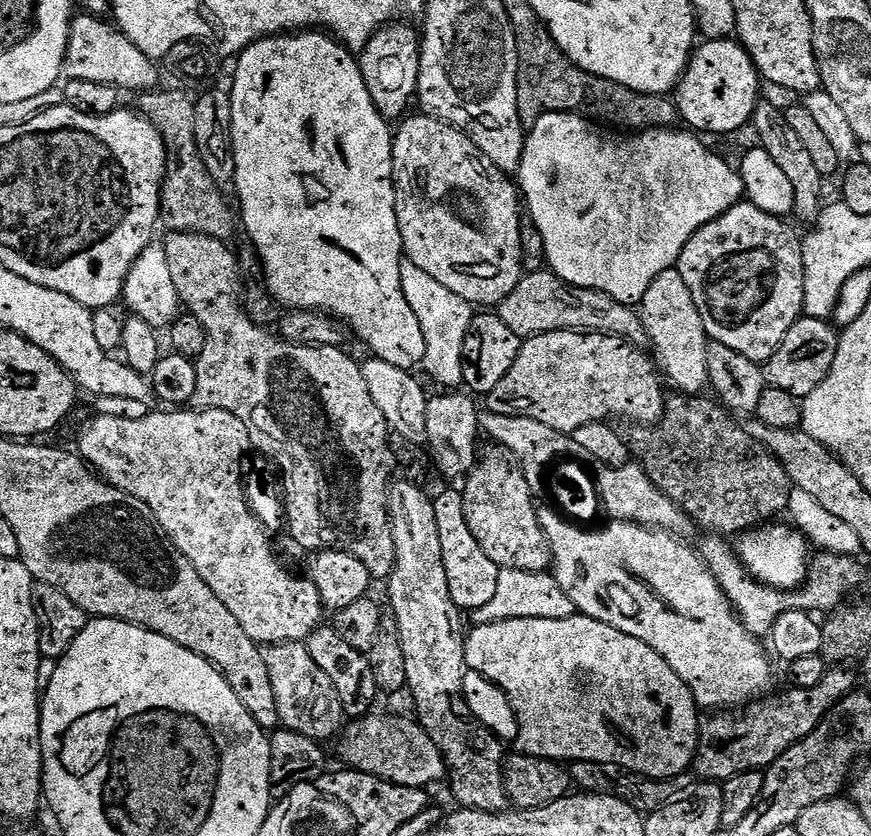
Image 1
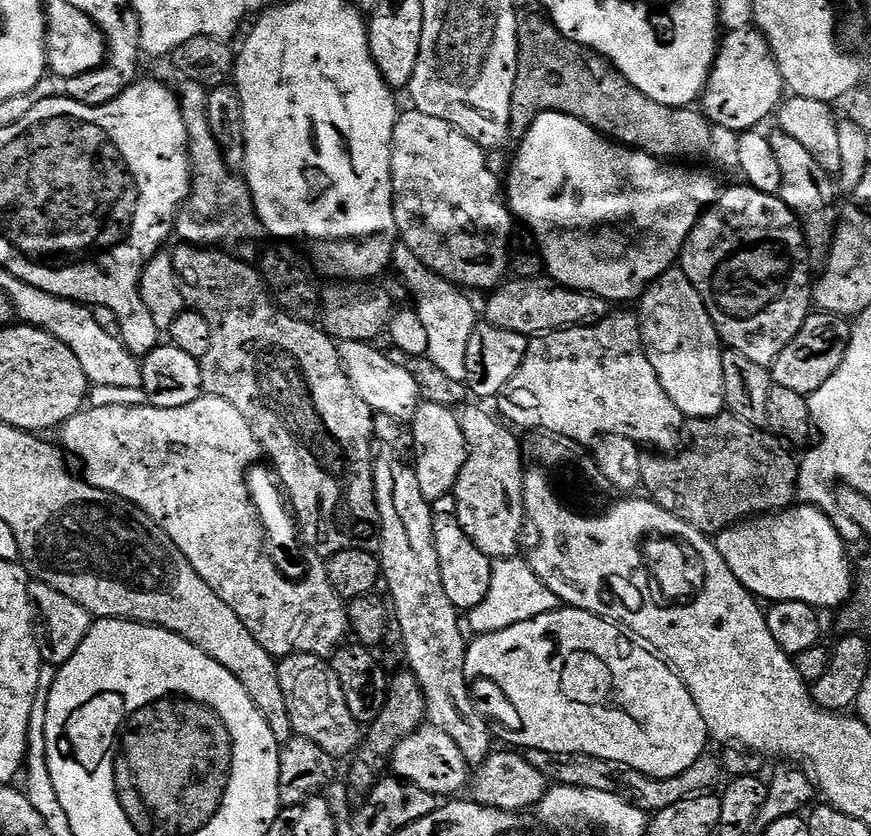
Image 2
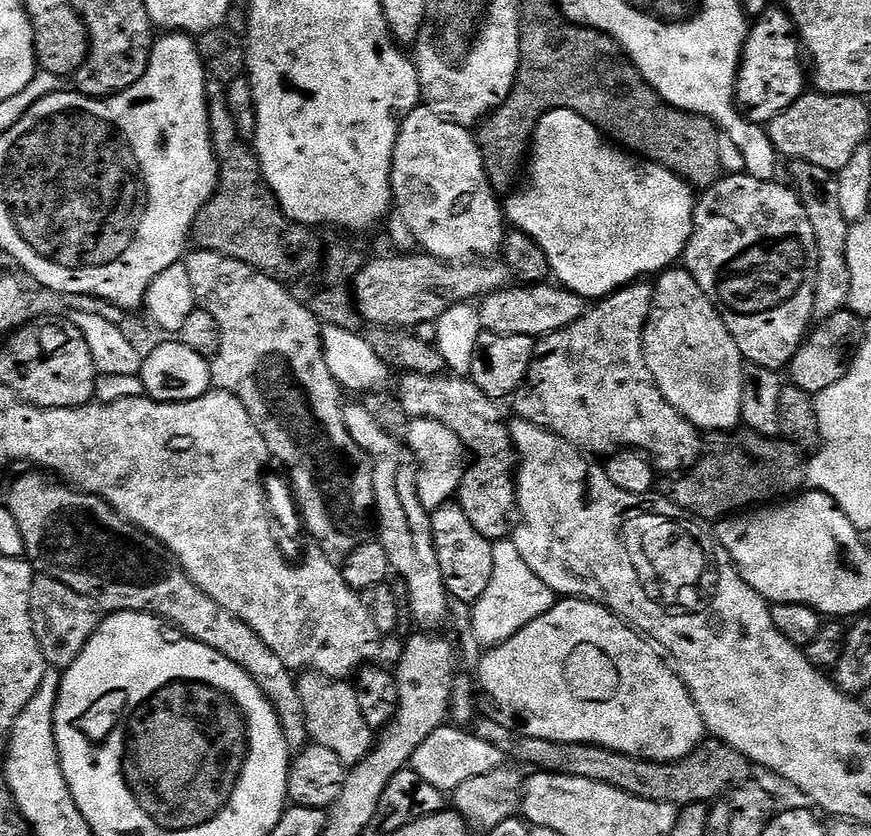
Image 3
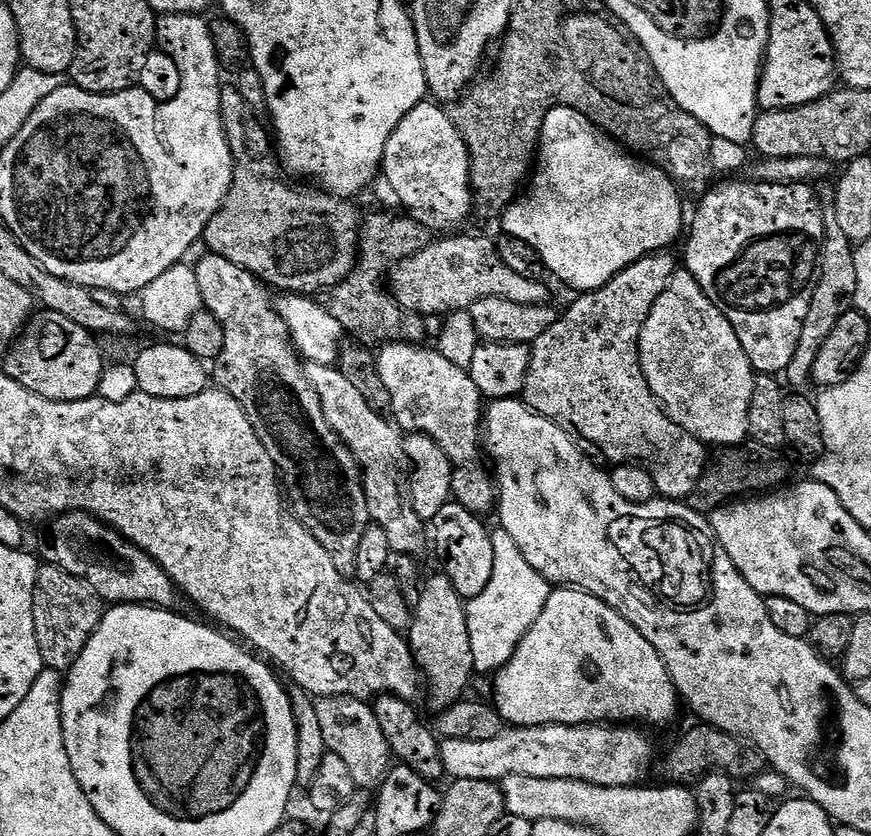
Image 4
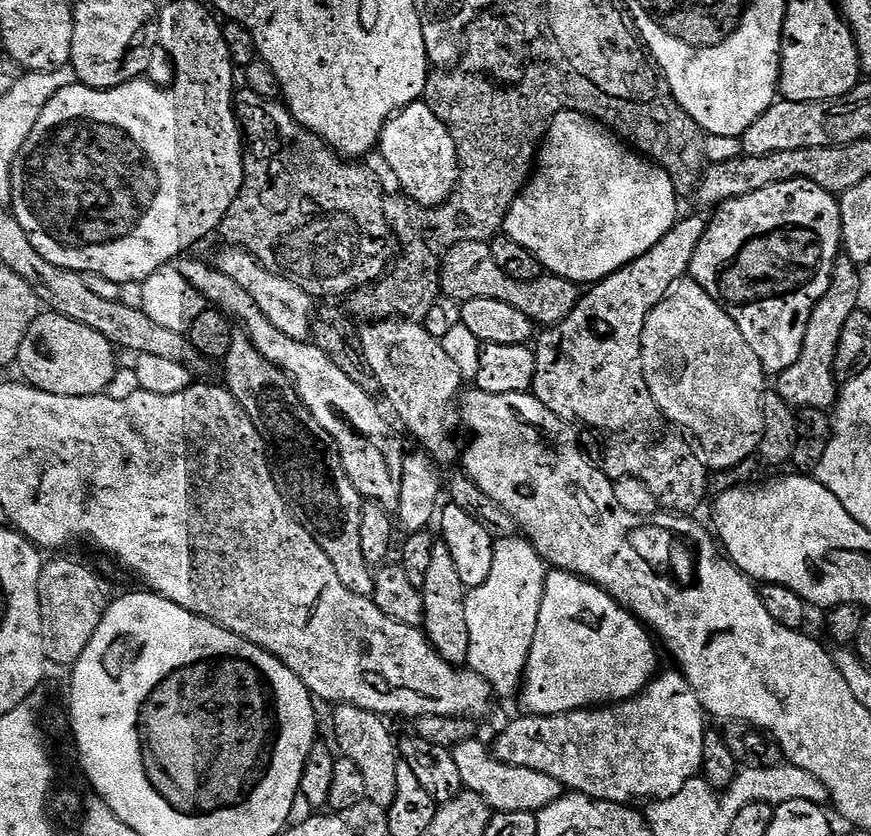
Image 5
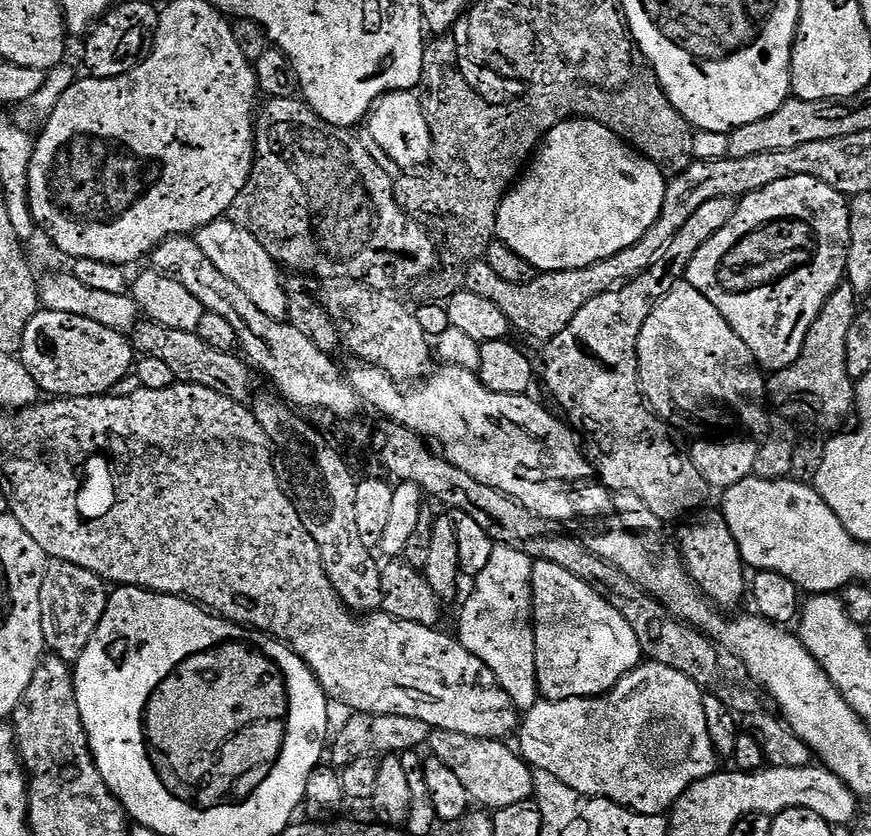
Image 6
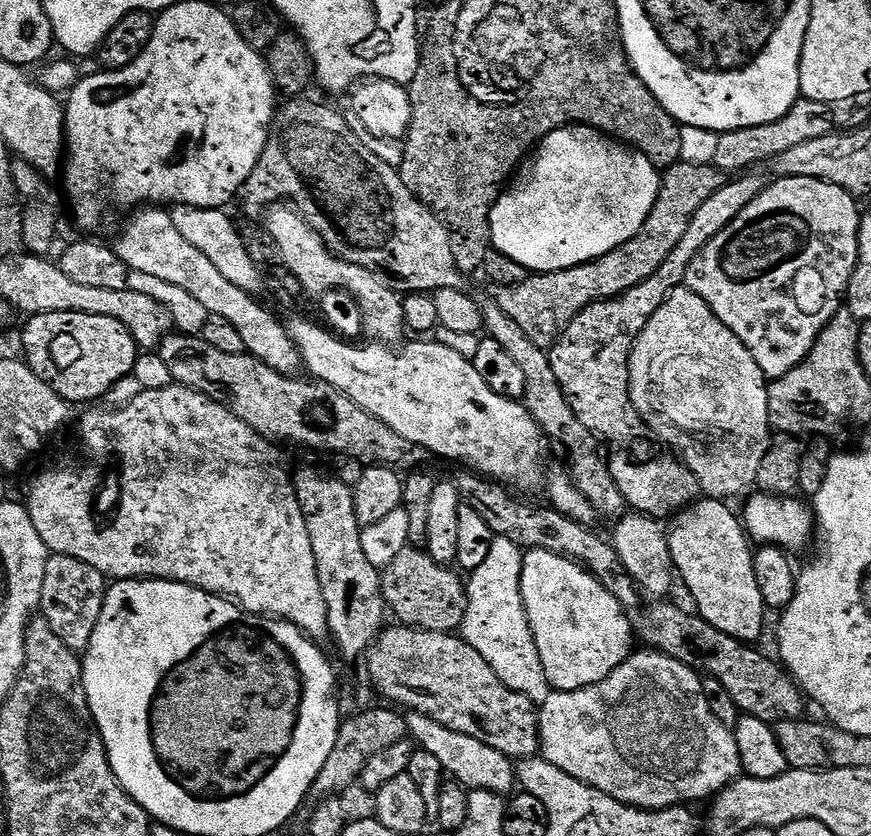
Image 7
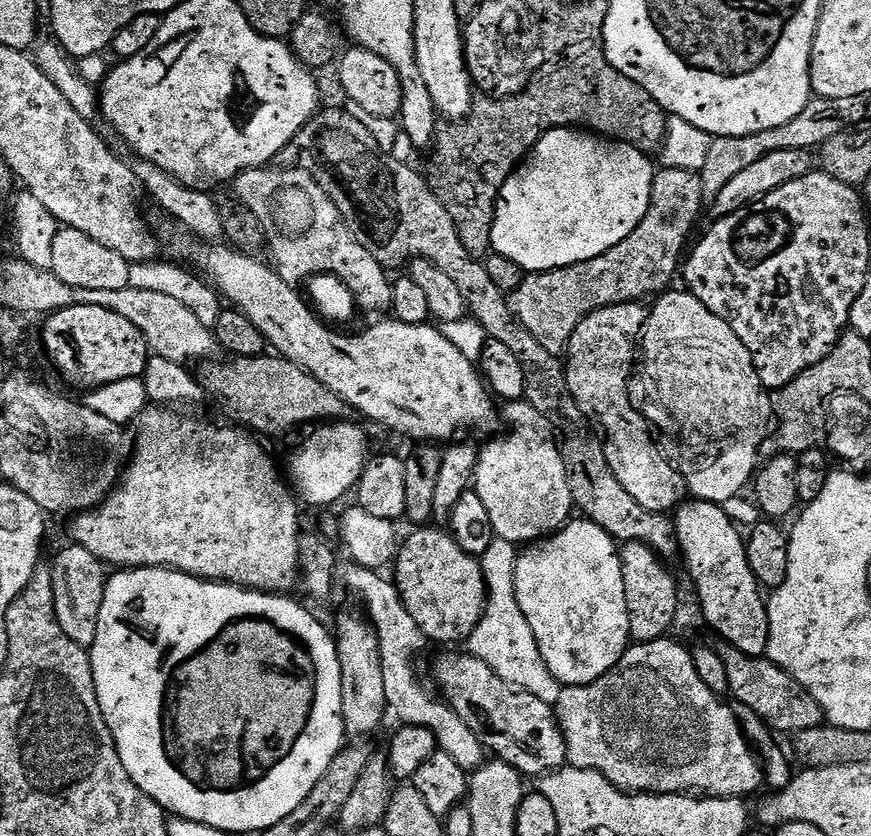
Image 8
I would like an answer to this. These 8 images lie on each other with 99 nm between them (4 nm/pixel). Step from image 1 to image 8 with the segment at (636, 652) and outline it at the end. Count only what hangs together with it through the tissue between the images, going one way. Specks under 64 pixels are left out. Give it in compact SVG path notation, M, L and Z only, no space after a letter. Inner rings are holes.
M587 518L569 519L568 523L558 532L544 537L525 547L516 558L516 597L518 606L522 606L522 614L526 614L526 622L530 622L530 630L534 630L534 642L538 642L538 650L542 650L542 658L554 674L554 678L562 686L582 686L602 678L614 665L624 657L630 647L630 618L626 610L626 586L622 582L622 562L620 561L620 548L617 541L612 539L602 526Z

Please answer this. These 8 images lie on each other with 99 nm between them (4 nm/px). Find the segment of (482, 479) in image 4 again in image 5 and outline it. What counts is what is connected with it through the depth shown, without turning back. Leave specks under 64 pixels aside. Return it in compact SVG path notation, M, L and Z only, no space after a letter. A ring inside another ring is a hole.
M399 318L365 323L359 329L359 334L364 360L373 370L374 376L378 378L383 398L388 399L389 406L396 411L397 418L408 427L409 434L416 436L417 442L420 443L417 445L422 446L423 451L427 452L433 461L452 460L455 456L457 459L458 444L456 448L456 440L448 429L448 423L451 422L452 416L454 420L454 405L466 382L458 366L454 366L454 362L451 361L450 354L446 354L442 341L431 336L425 330L423 323Z

